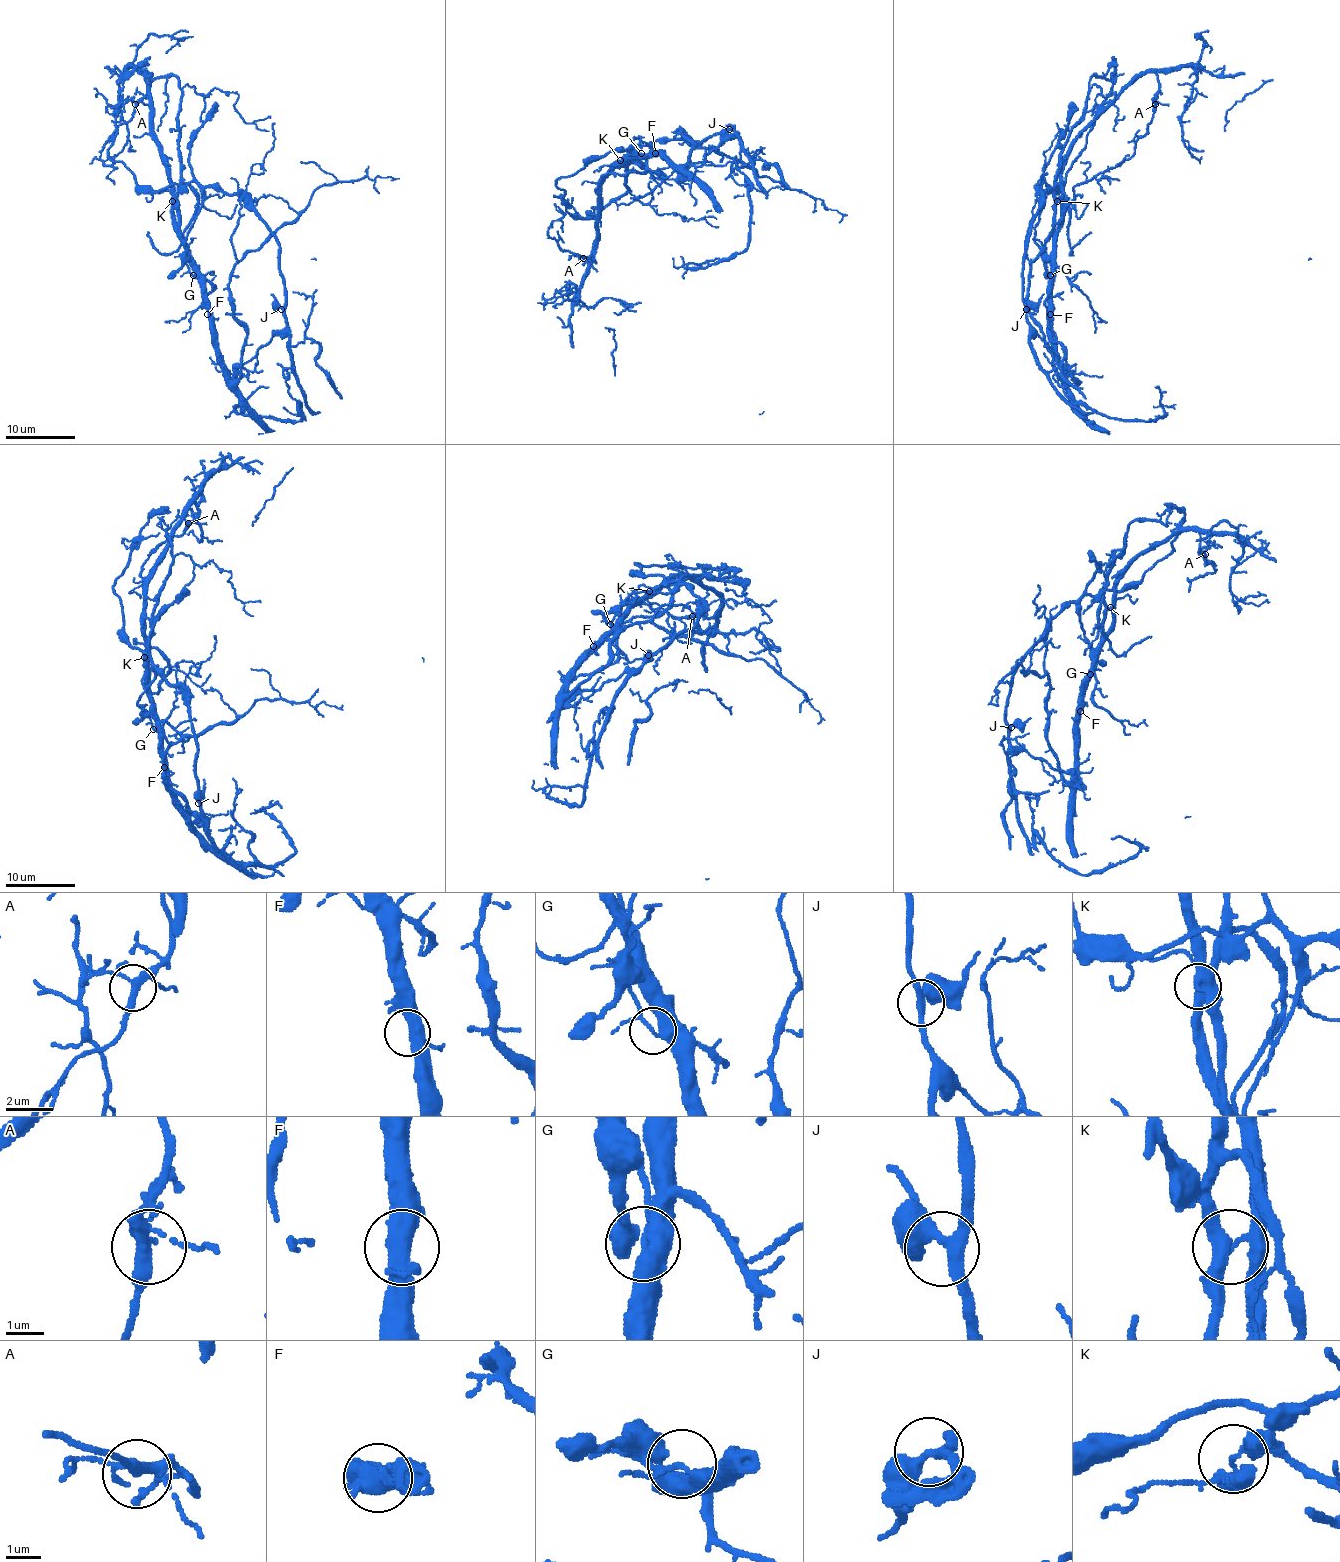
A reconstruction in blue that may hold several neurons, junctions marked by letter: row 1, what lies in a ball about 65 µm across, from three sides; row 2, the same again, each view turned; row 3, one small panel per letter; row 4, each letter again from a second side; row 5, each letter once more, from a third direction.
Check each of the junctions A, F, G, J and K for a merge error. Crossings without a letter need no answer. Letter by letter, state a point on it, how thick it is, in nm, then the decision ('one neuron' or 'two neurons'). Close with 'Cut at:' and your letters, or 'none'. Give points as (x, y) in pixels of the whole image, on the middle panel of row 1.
A: (583, 258) | 280 nm | one neuron
F: (655, 153) | 440 nm | one neuron
G: (641, 153) | 240 nm | two neurons
J: (729, 129) | 320 nm | one neuron
K: (620, 160) | 320 nm | one neuron
Cut at: G

